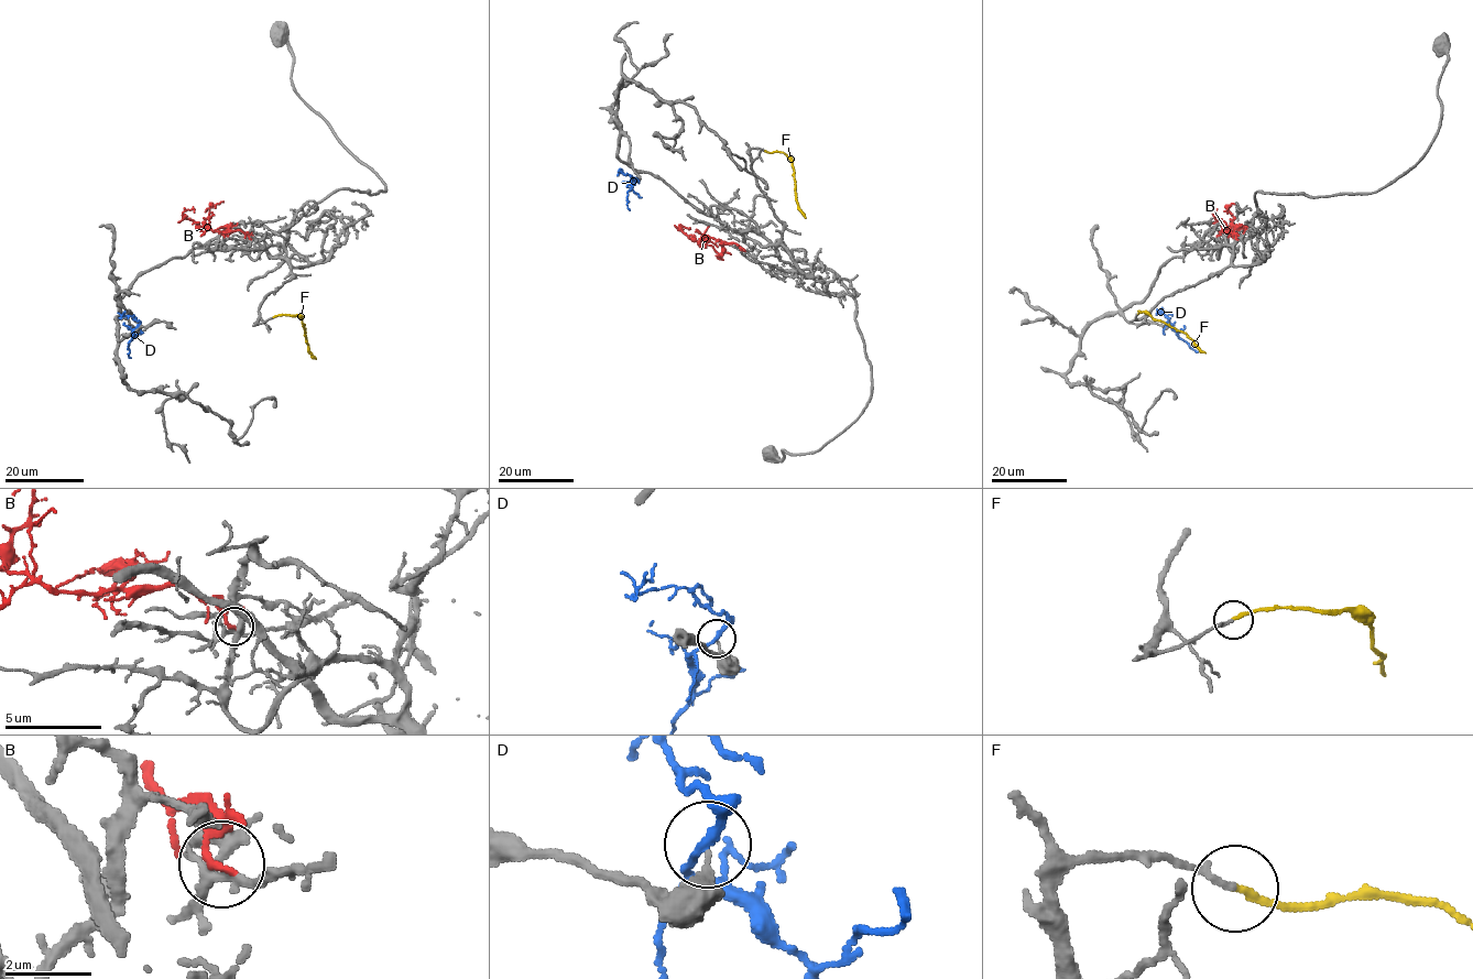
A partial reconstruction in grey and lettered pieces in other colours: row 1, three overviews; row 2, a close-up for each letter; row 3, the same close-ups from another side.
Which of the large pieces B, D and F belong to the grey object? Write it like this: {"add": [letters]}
{"add": ["F"]}

